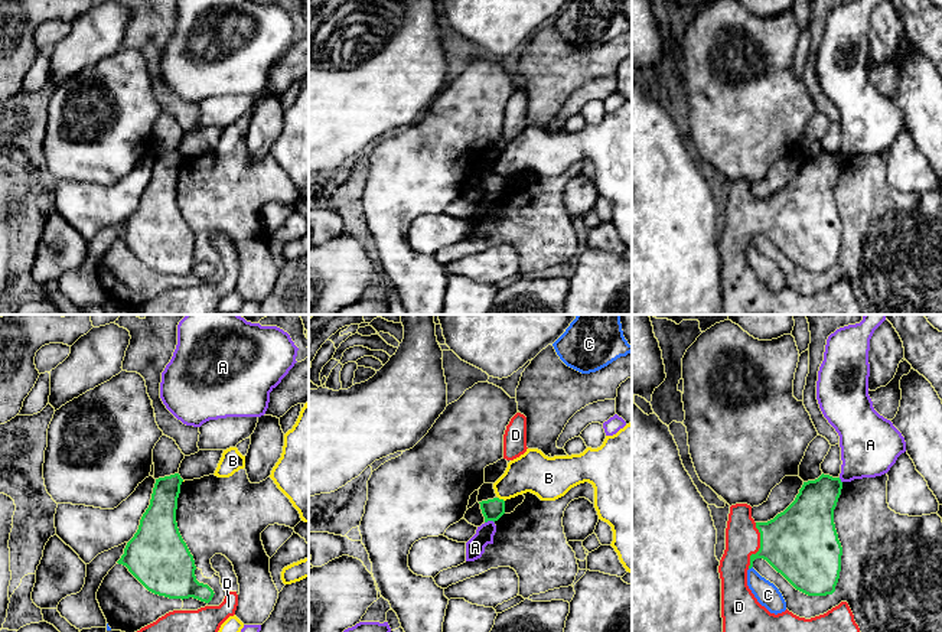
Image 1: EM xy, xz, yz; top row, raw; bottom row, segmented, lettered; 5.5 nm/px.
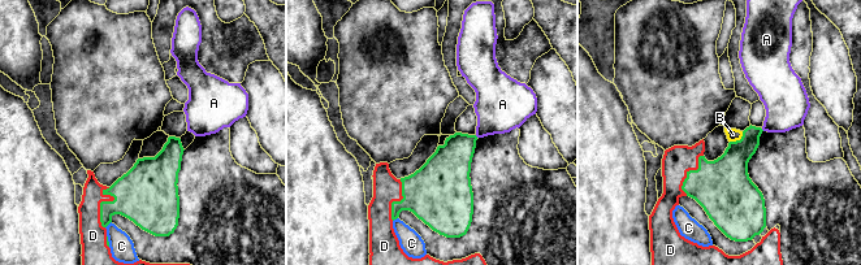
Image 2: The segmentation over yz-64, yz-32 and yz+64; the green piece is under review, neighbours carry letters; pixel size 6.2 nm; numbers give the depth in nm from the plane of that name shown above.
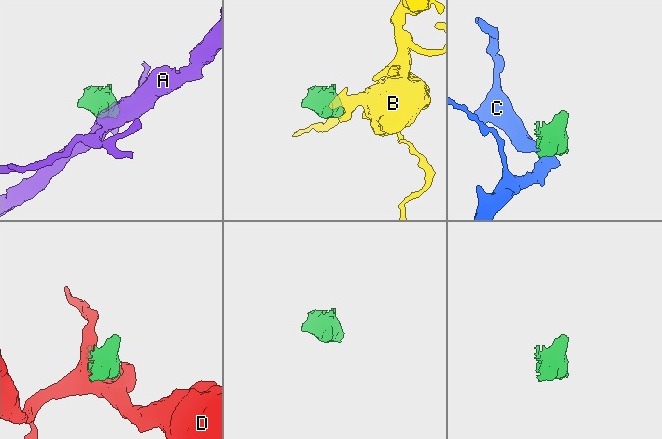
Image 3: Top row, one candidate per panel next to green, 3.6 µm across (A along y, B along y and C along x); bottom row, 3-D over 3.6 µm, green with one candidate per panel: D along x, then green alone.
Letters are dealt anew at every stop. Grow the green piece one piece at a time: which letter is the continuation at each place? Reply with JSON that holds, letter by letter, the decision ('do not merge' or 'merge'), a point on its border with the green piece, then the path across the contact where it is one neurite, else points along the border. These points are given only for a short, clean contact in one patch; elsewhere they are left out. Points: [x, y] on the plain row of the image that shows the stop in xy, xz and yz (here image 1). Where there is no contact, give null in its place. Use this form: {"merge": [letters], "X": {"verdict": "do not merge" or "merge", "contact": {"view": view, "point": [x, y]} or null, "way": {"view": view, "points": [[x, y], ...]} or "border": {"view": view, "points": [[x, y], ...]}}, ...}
{"merge": ["D"], "A": {"verdict": "do not merge", "contact": {"view": "xz", "point": [489, 196]}, "border": {"view": "xz", "points": [[494, 198], [485, 199]]}}, "B": {"verdict": "do not merge", "contact": {"view": "xz", "point": [501, 176]}, "border": {"view": "xz", "points": [[498, 173], [504, 178]]}}, "C": {"verdict": "do not merge", "contact": {"view": "yz", "point": [750, 244]}, "border": {"view": "yz", "points": [[752, 243], [749, 246]]}}, "D": {"verdict": "merge", "contact": {"view": "yz", "point": [760, 222]}}}

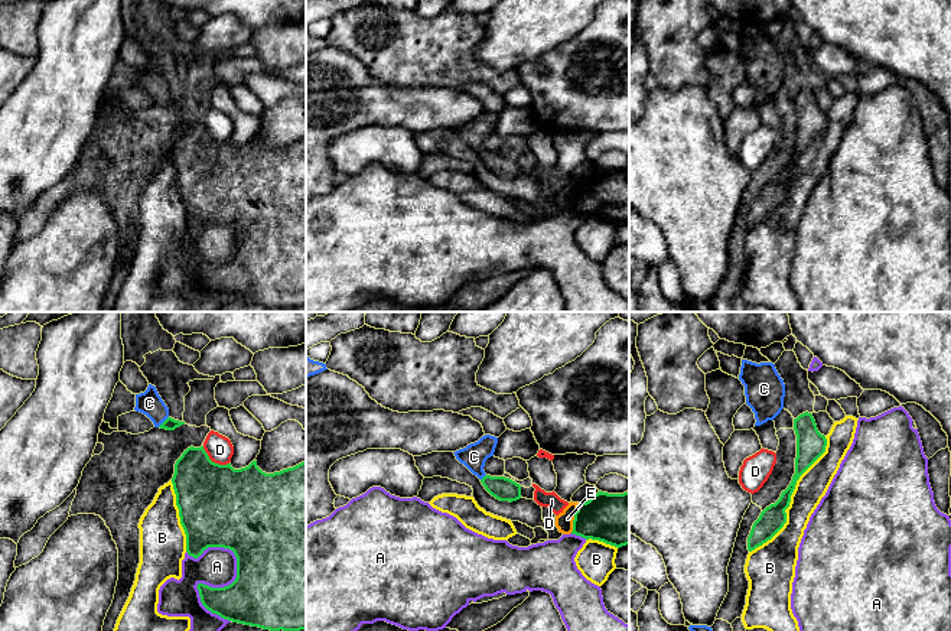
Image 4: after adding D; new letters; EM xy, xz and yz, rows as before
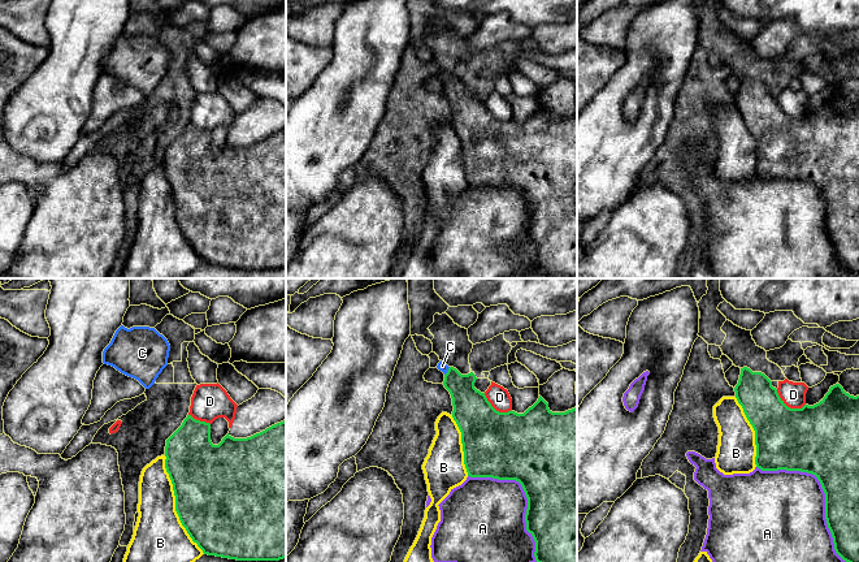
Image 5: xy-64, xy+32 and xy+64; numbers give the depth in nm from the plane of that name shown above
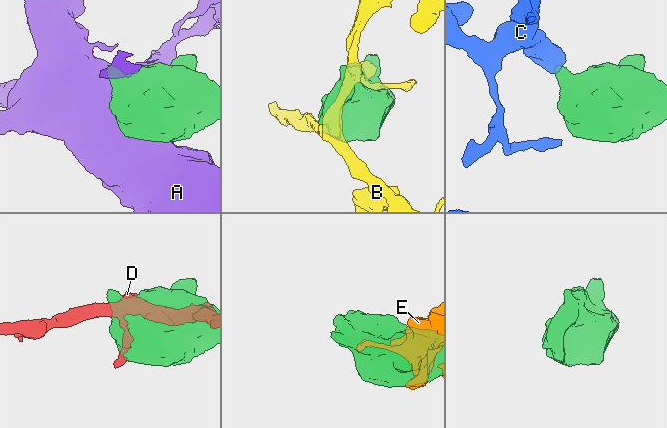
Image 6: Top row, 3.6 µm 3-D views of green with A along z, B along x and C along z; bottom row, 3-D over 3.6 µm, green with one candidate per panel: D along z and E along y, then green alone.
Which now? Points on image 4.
{"merge": ["C"], "A": {"verdict": "do not merge", "contact": {"view": "xy", "point": [231, 260]}}, "B": {"verdict": "do not merge", "contact": {"view": "yz", "point": [790, 175]}}, "C": {"verdict": "merge", "contact": {"view": "xy", "point": [163, 98]}, "way": {"view": "xy", "points": [[169, 100], [163, 98], [149, 80]]}}, "D": {"verdict": "do not merge", "contact": {"view": "xy", "point": [214, 139]}}, "E": {"verdict": "do not merge", "contact": {"view": "xz", "point": [575, 194]}}}

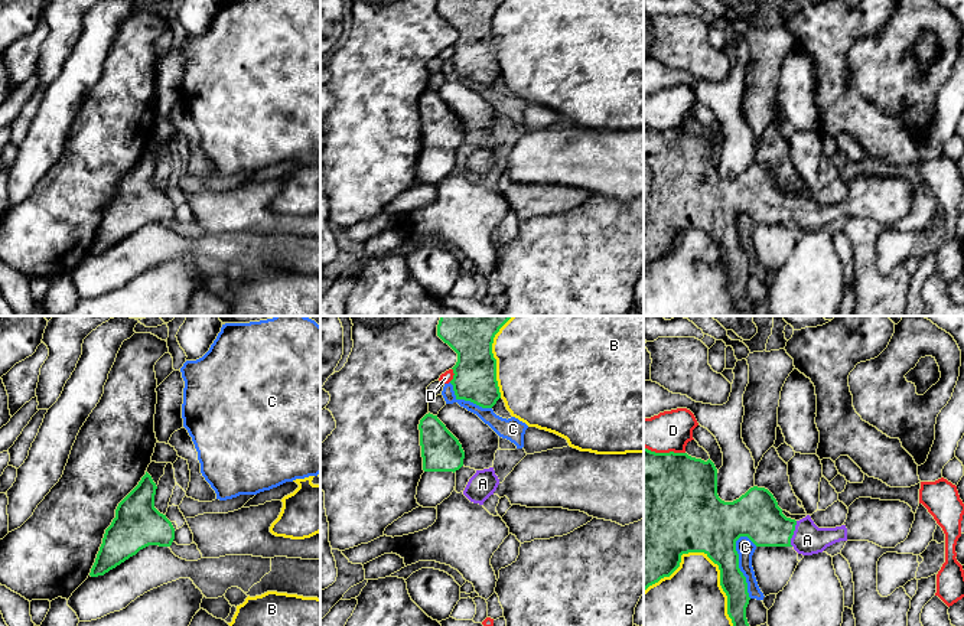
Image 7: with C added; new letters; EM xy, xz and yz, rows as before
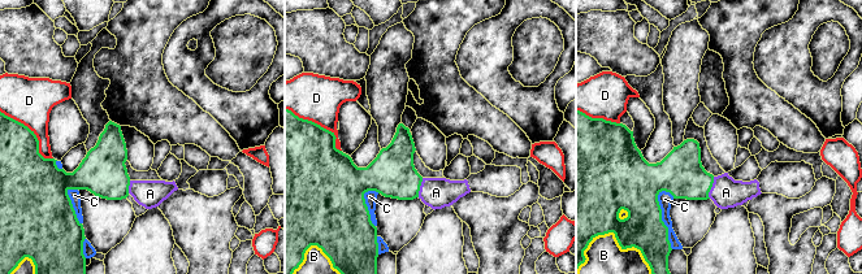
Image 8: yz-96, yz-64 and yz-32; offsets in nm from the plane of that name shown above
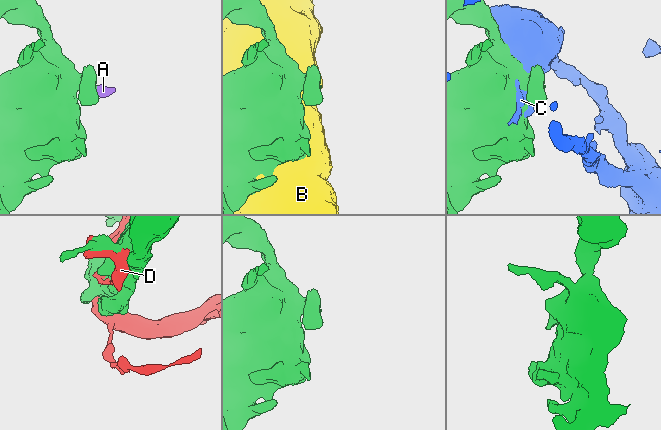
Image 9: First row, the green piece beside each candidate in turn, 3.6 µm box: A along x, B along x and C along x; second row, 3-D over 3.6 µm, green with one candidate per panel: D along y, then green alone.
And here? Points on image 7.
{"merge": ["A"], "A": {"verdict": "merge", "contact": {"view": "yz", "point": [792, 211]}, "way": {"view": "yz", "points": [[756, 192], [768, 204], [792, 211], [801, 211], [807, 217]]}}, "B": {"verdict": "do not merge", "contact": {"view": "yz", "point": [713, 238]}}, "C": {"verdict": "do not merge", "contact": {"view": "yz", "point": [738, 244]}}, "D": {"verdict": "do not merge", "contact": {"view": "xz", "point": [453, 52]}}}

